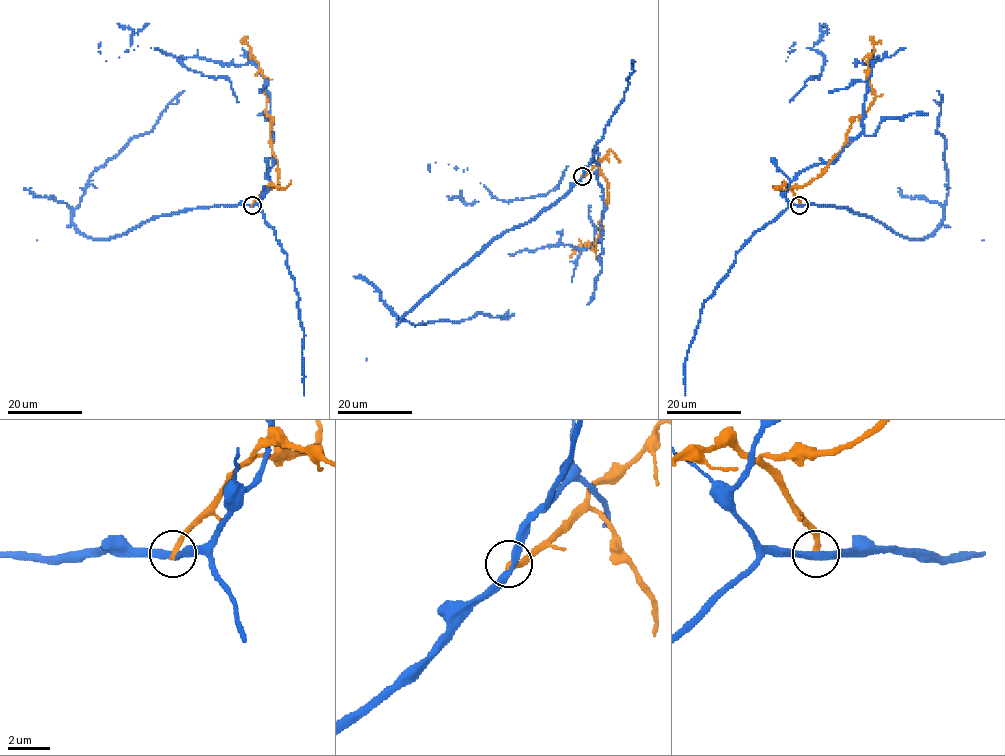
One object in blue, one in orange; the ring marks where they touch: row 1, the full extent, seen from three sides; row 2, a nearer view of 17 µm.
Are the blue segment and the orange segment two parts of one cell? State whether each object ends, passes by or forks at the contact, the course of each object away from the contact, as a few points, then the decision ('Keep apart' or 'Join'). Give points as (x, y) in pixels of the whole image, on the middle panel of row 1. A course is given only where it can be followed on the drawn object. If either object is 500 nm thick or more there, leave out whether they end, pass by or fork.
At the ring blue passes by. At the ring orange ends. Course of blue: (582, 176), (599, 165), (604, 208), (594, 243), (590, 205), (561, 181), (505, 201), (448, 164), (430, 171). Course of orange: (581, 176), (597, 166), (607, 183), (607, 204), (599, 222), (596, 250), (593, 245), (585, 244), (569, 257). Keep apart

